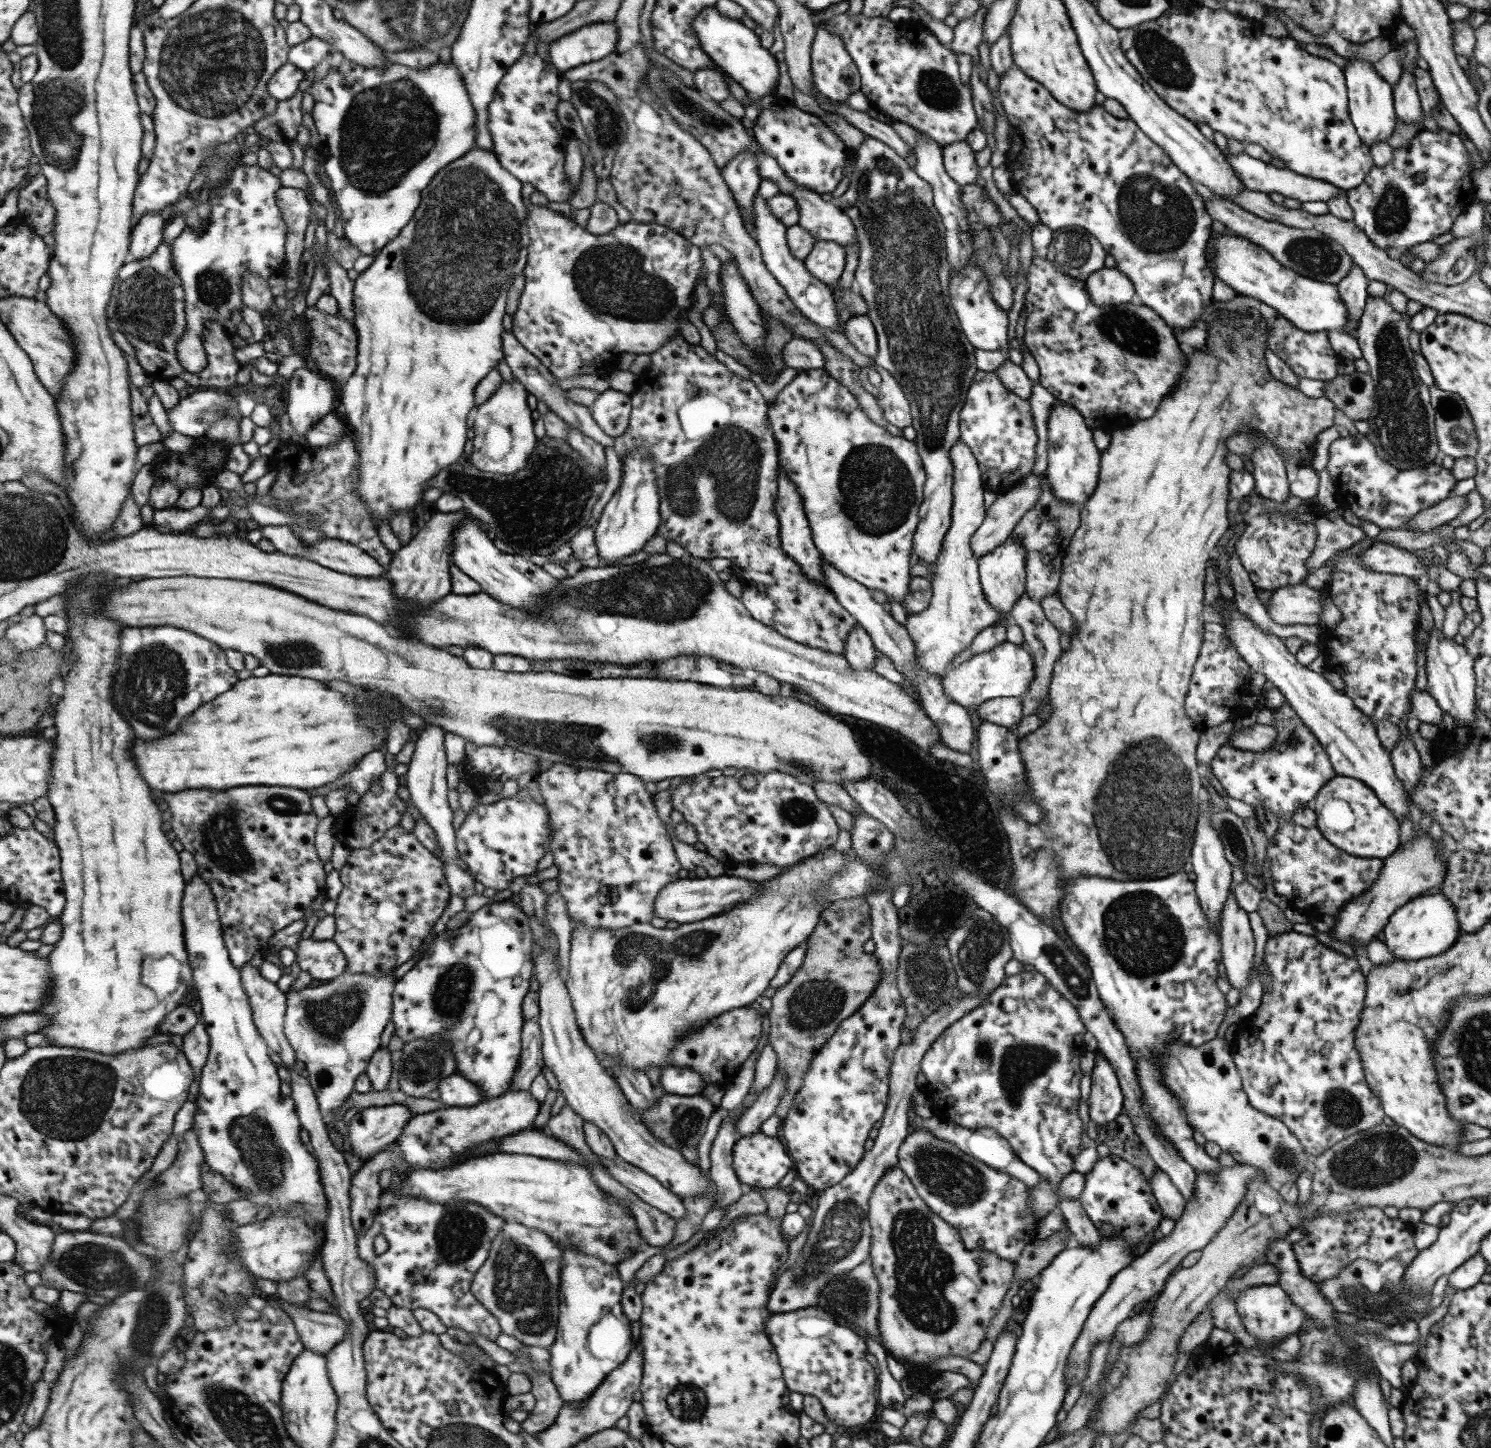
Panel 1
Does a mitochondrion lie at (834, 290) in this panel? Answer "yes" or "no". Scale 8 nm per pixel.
no

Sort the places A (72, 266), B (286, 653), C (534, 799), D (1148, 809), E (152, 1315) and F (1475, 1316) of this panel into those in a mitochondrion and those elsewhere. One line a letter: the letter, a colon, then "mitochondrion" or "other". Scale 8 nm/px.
A: other
B: mitochondrion
C: other
D: mitochondrion
E: mitochondrion
F: other

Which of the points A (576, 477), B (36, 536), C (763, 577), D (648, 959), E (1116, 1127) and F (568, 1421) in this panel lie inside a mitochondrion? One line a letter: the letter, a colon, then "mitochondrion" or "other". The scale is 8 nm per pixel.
A: mitochondrion
B: mitochondrion
C: other
D: mitochondrion
E: other
F: other

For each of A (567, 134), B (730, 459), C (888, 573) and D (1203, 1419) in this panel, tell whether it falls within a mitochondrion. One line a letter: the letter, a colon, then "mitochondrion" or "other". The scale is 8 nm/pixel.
A: other
B: mitochondrion
C: other
D: other

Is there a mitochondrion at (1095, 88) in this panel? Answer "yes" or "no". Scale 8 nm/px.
no

